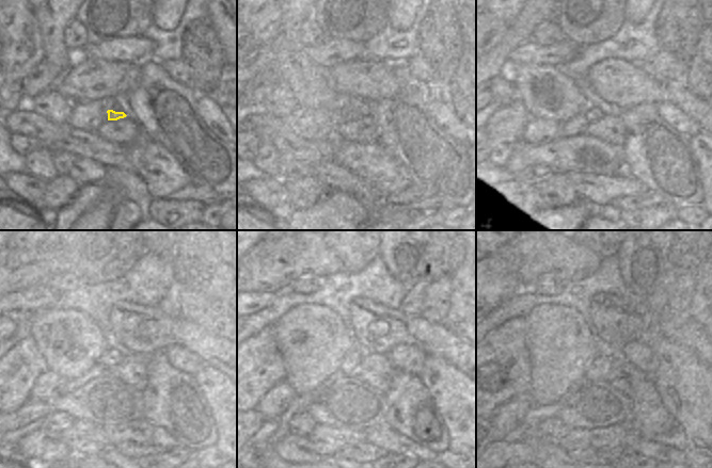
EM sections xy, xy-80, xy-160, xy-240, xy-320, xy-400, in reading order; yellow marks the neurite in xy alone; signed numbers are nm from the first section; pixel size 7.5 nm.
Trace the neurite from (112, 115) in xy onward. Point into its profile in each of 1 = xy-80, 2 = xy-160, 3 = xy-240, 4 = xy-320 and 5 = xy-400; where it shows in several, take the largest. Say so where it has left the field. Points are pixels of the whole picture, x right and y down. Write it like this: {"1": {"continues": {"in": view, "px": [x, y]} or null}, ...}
{"1": {"continues": {"in": "xy-80", "px": [351, 114]}}, "2": {"continues": {"in": "xy-160", "px": [597, 108]}}, "3": {"continues": {"in": "xy-240", "px": [113, 355]}}, "4": {"continues": {"in": "xy-320", "px": [349, 367]}}, "5": {"continues": {"in": "xy-400", "px": [598, 369]}}}

